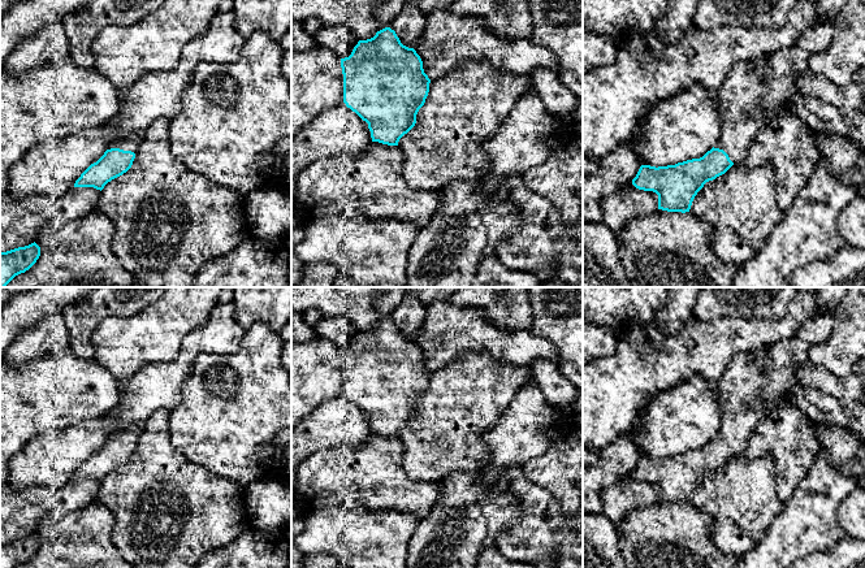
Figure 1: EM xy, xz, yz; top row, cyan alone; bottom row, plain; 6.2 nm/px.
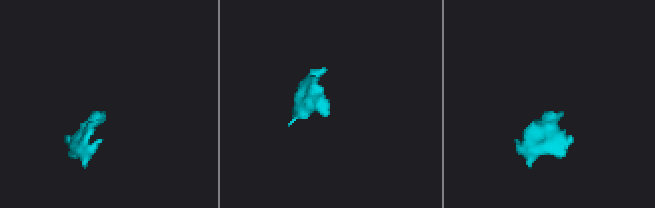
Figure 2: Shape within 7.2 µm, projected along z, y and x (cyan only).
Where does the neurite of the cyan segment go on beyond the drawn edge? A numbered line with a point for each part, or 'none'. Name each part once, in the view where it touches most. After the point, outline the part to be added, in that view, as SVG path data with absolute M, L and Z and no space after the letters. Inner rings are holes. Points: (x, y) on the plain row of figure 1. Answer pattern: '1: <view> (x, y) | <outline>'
1: xy (132, 433) | M130 425L127 428L121 429L121 430L113 432L109 435L108 441L120 439L124 442L131 442L131 443L137 445L138 438L142 434L142 430L143 430L143 428L140 428L140 426Z

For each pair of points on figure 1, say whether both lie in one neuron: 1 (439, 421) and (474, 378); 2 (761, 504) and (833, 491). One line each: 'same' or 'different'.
1: same
2: different

